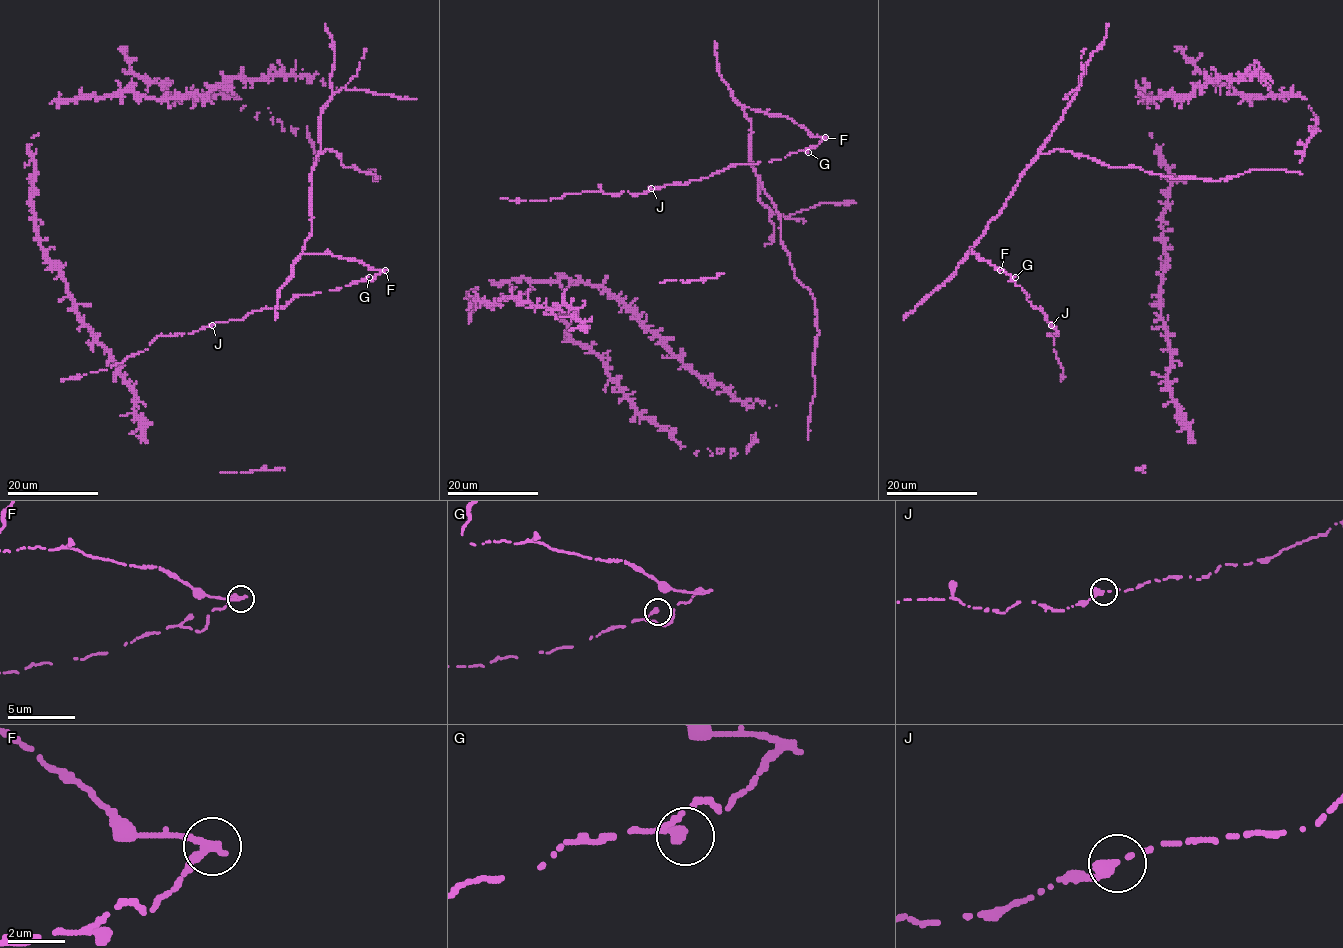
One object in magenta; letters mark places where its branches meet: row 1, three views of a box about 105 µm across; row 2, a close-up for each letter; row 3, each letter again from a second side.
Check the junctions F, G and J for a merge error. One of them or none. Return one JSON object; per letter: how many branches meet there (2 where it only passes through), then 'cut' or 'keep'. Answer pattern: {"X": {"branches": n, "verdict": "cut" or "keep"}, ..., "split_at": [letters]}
{"F": {"branches": 2, "verdict": "cut"}, "G": {"branches": 2, "verdict": "keep"}, "J": {"branches": 2, "verdict": "keep"}, "split_at": ["F"]}

